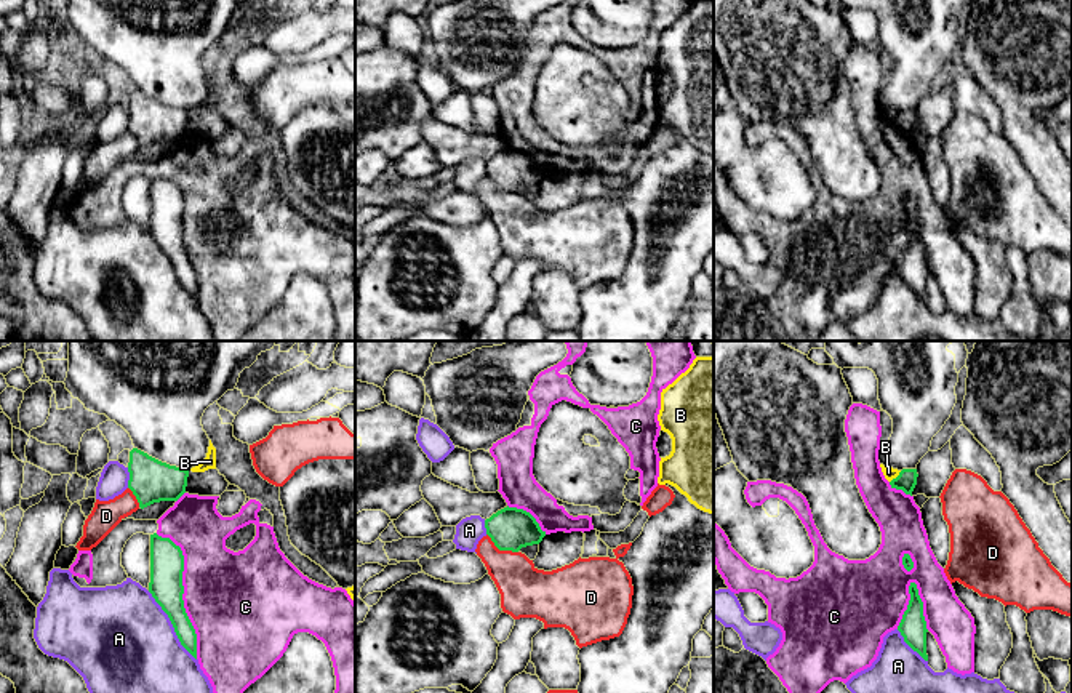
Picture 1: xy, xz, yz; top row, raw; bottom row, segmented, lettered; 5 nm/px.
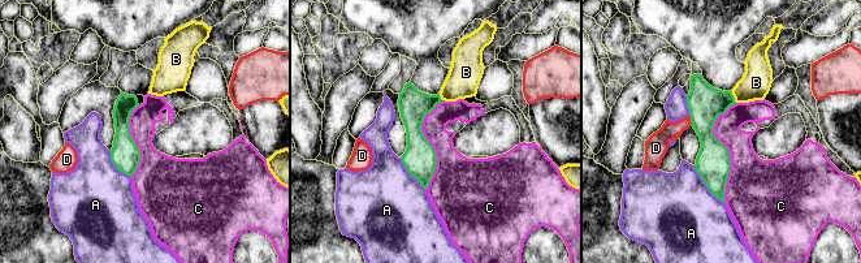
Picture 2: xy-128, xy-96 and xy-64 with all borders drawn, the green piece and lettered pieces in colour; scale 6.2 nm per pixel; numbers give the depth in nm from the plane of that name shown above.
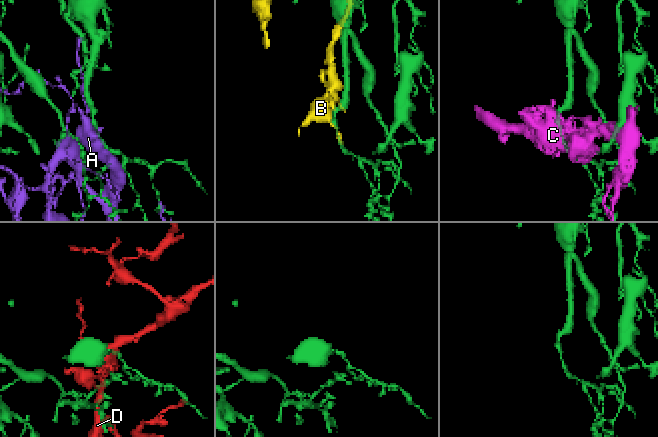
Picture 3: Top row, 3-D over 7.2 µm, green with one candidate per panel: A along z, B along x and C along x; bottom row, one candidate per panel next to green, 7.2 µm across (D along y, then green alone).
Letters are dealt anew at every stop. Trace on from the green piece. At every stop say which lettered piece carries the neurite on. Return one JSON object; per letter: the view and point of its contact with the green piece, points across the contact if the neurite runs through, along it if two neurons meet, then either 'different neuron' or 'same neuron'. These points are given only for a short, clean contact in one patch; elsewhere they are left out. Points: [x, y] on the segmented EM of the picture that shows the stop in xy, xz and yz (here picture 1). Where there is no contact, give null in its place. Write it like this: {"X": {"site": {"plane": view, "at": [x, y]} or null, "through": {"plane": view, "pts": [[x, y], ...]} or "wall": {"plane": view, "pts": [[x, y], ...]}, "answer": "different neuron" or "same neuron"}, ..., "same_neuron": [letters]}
{"A": {"site": {"plane": "xy", "at": [173, 626]}, "answer": "different neuron"}, "B": {"site": {"plane": "yz", "at": [896, 477]}, "wall": {"plane": "yz", "pts": [[901, 471], [890, 482]]}, "answer": "different neuron"}, "C": {"site": {"plane": "xy", "at": [183, 591]}, "answer": "different neuron"}, "D": {"site": {"plane": "xz", "at": [501, 549]}, "answer": "different neuron"}, "same_neuron": []}

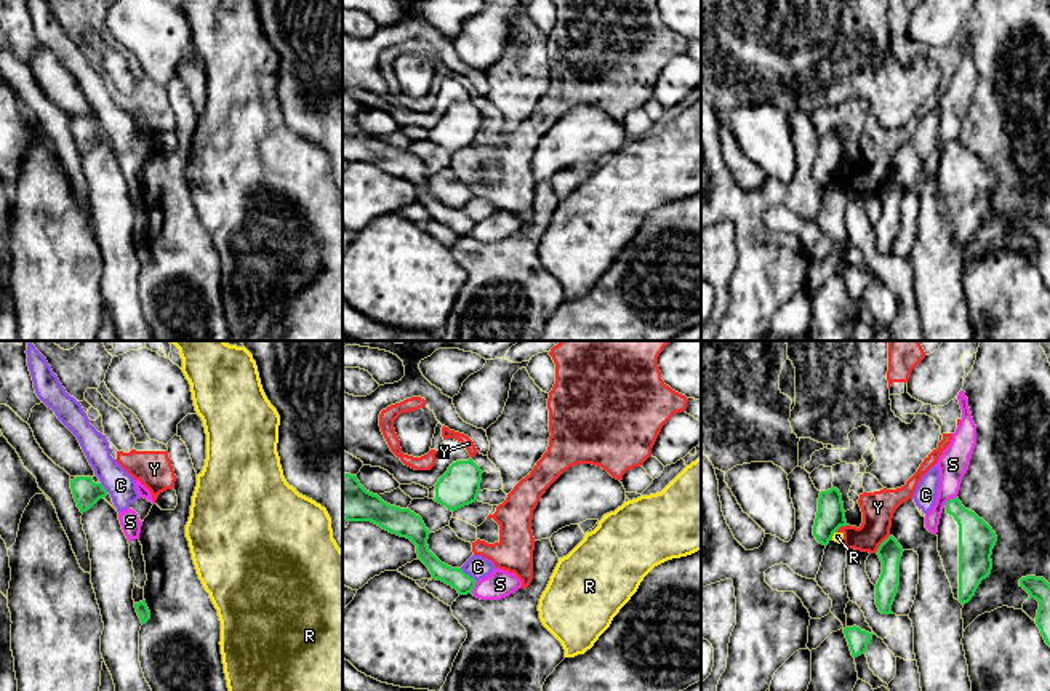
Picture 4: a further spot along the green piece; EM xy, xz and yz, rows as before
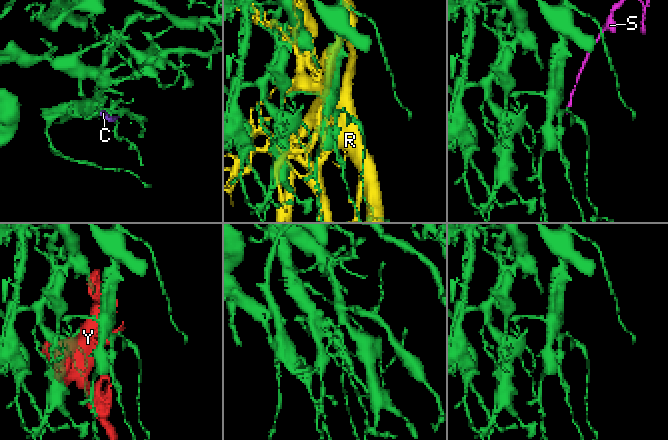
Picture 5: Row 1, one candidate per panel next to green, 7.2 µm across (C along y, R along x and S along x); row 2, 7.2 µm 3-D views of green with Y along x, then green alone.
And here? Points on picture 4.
{"C": {"site": {"plane": "xz", "at": [468, 575]}, "answer": "different neuron"}, "R": {"site": {"plane": "yz", "at": [833, 535]}, "answer": "different neuron"}, "S": {"site": {"plane": "yz", "at": [949, 499]}, "wall": {"plane": "yz", "pts": [[956, 496], [945, 504]]}, "answer": "different neuron"}, "Y": {"site": {"plane": "yz", "at": [881, 544]}, "answer": "different neuron"}, "same_neuron": []}

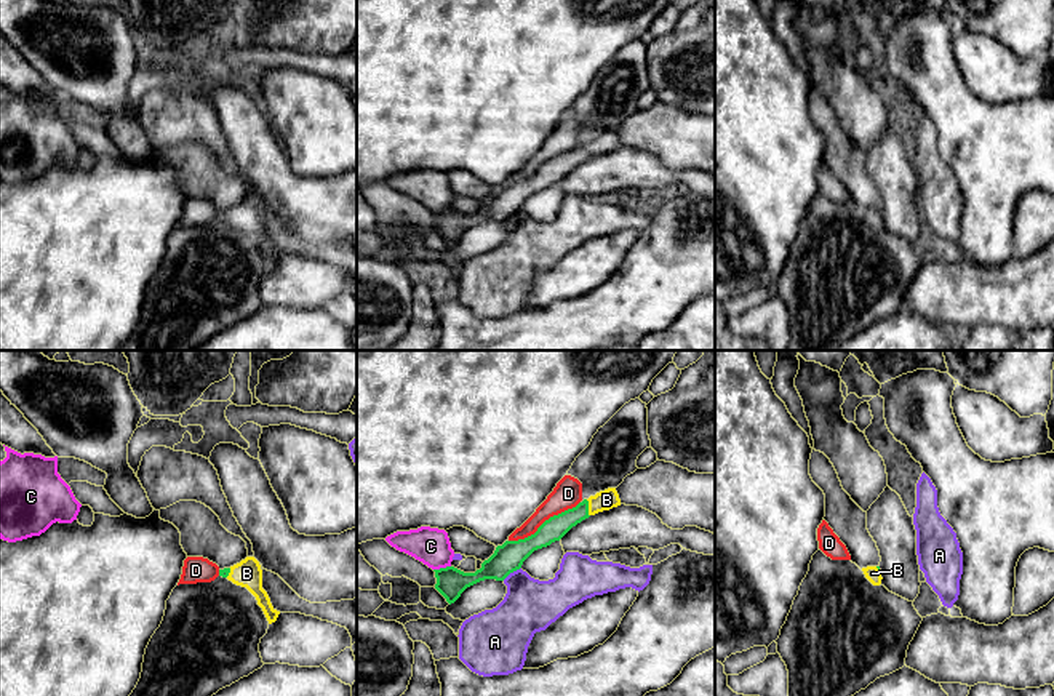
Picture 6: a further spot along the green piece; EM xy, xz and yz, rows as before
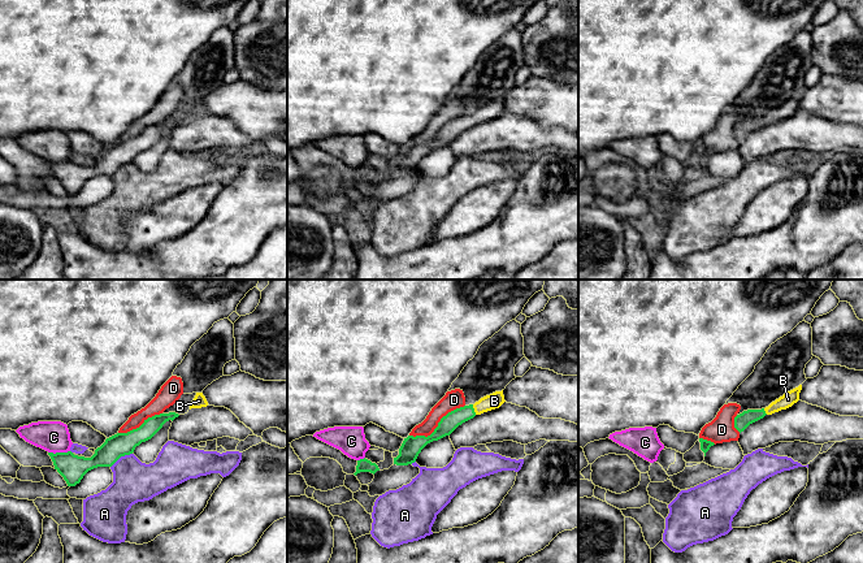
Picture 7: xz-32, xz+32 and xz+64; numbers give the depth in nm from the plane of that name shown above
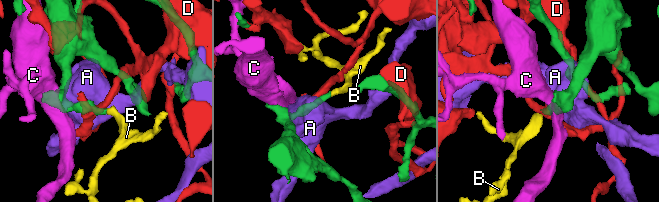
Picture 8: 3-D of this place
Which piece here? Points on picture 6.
{"A": {"site": {"plane": "xz", "at": [511, 572]}, "answer": "different neuron"}, "B": {"site": {"plane": "xz", "at": [587, 508]}, "through": {"plane": "xz", "pts": [[552, 530], [587, 508], [606, 500]]}, "answer": "same neuron"}, "C": {"site": {"plane": "xz", "at": [442, 568]}, "answer": "different neuron"}, "D": {"site": {"plane": "xz", "at": [544, 522]}, "answer": "different neuron"}, "same_neuron": ["B"]}

